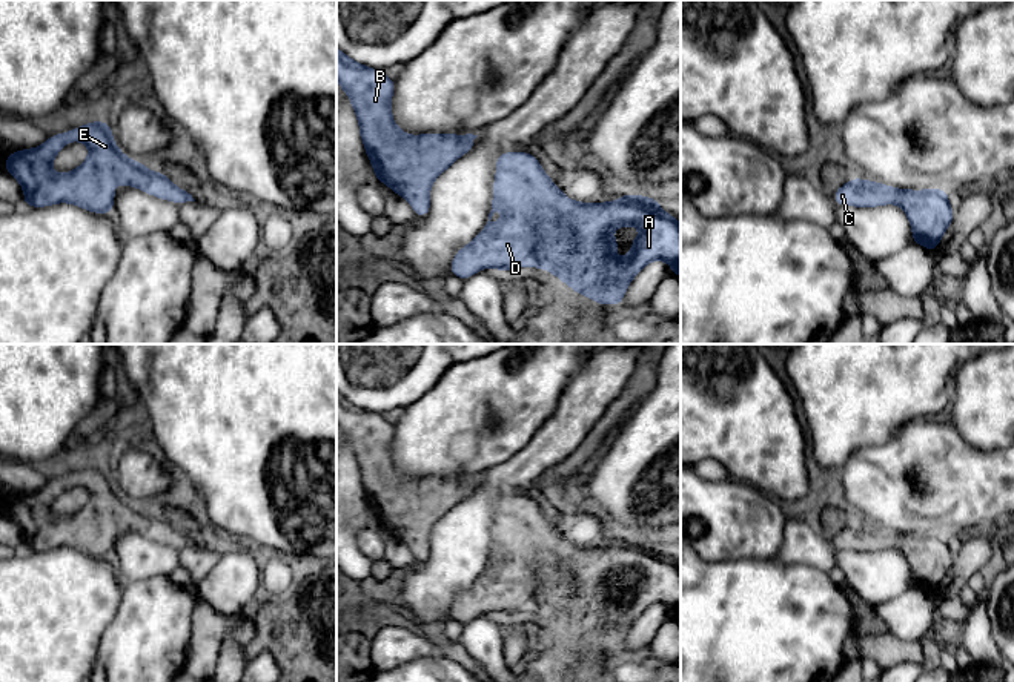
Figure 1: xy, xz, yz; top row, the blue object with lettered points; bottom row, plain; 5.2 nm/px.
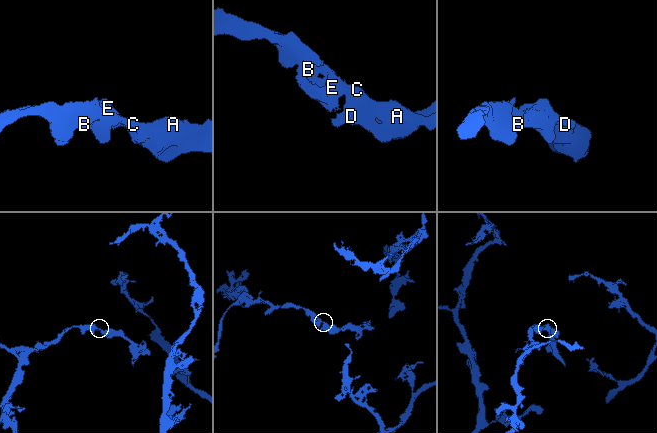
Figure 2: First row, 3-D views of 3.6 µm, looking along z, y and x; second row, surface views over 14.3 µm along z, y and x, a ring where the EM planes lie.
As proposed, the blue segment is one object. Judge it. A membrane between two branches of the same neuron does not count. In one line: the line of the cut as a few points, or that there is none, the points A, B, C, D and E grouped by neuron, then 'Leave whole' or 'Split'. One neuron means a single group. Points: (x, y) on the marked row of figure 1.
No split. Groups: A B C D E. Leave whole

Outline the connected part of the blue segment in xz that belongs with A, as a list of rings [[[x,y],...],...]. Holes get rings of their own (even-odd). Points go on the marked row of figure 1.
[[[527,152],[501,154],[495,167],[489,221],[470,244],[453,257],[452,275],[467,280],[487,267],[499,270],[539,267],[598,304],[622,304],[631,280],[654,260],[670,264],[673,276],[681,276],[681,224],[664,212],[656,200],[624,194],[613,203],[573,201],[548,178],[538,158]],[[622,226],[636,226],[641,235],[630,240],[633,249],[628,255],[616,258],[619,238],[610,232]]]

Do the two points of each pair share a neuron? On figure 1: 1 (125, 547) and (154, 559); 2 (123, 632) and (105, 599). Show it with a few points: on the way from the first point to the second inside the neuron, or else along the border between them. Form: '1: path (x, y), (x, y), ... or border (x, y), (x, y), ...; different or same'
1: path (132, 552), (140, 558), (146, 558); same
2: border (123, 589), (119, 610), (105, 630), (97, 648); different

